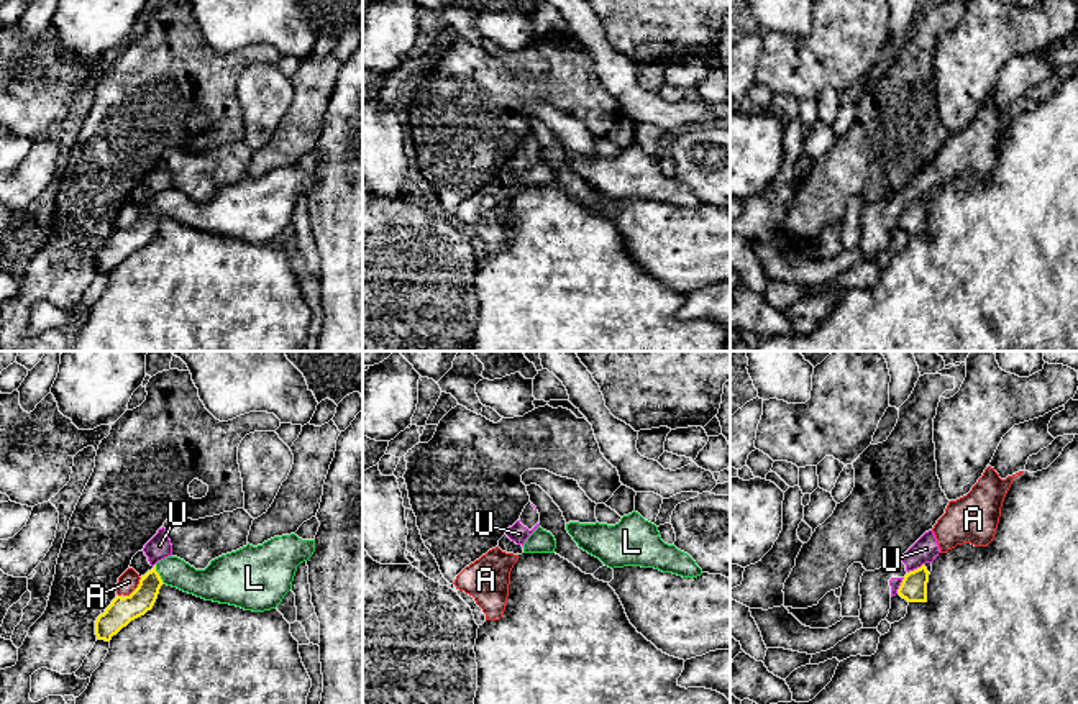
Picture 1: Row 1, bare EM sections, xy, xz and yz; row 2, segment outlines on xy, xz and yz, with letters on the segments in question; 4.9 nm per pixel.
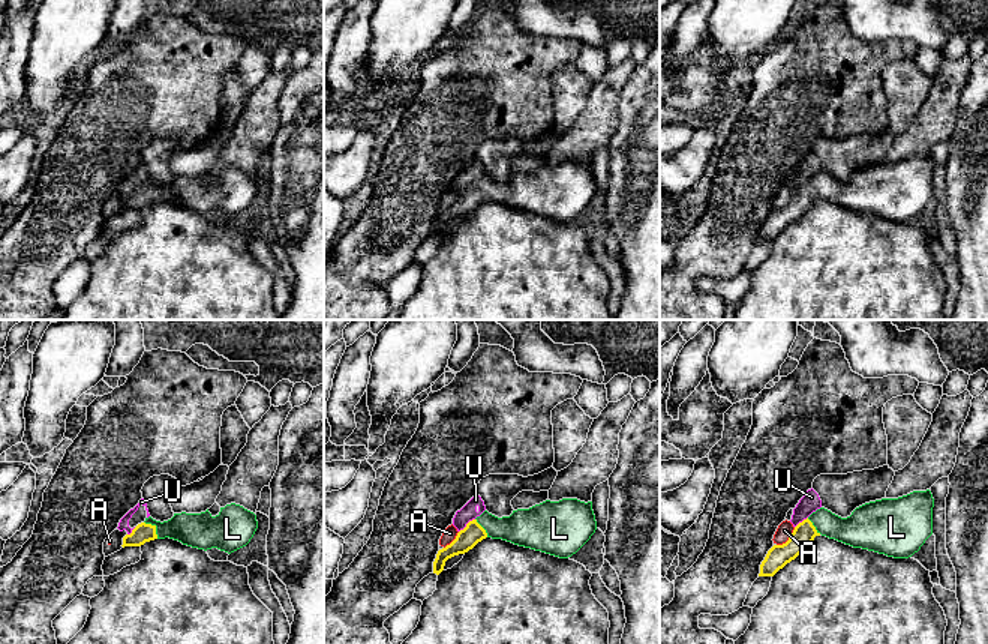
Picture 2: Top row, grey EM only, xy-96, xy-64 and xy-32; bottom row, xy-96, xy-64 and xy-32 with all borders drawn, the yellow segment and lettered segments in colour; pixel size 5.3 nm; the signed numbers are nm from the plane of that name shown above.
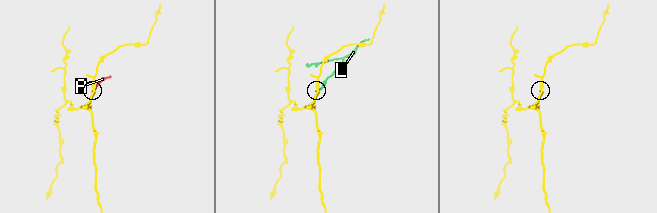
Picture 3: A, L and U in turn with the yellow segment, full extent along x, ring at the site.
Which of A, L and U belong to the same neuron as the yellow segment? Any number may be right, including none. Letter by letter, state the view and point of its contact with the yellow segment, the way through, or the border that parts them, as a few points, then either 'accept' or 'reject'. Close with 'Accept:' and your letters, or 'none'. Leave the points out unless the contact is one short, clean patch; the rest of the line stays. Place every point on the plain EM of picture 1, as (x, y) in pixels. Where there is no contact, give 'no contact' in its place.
A: contact xy (137, 220); border xy (141, 210), (125, 228); reject
L: contact xy (158, 207); way xy (122, 243), (158, 207), (181, 207), (207, 215); accept
U: contact yz (918, 201); border yz (924, 196), (908, 205); reject
Accept: L

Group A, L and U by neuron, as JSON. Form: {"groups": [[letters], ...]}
{"groups": [["A", "U"], ["L"]]}

